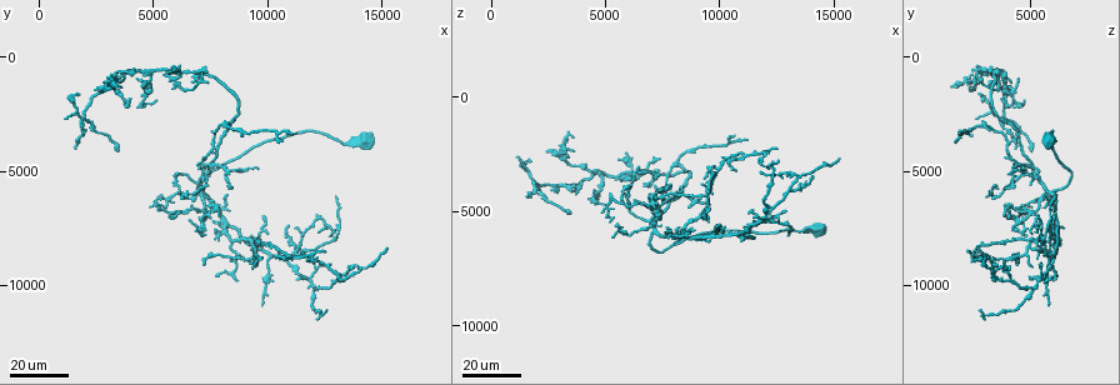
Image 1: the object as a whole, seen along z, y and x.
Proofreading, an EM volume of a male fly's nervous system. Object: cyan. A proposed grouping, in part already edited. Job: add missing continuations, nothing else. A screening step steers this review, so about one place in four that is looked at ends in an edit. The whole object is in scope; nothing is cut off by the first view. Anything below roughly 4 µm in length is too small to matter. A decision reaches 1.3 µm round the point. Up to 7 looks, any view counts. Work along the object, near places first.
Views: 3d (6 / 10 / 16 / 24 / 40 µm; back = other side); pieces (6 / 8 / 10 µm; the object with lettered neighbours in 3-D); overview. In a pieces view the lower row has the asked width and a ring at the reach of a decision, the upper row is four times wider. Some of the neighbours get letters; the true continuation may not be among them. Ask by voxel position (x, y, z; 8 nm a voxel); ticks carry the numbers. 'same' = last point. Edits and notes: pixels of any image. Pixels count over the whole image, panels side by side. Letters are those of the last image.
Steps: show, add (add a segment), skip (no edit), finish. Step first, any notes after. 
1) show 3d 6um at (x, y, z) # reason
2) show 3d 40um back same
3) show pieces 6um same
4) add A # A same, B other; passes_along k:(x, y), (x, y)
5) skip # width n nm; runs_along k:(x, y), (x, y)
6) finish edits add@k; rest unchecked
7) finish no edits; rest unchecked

show 3d 24um at (13100, 6100, 6000) # an open end

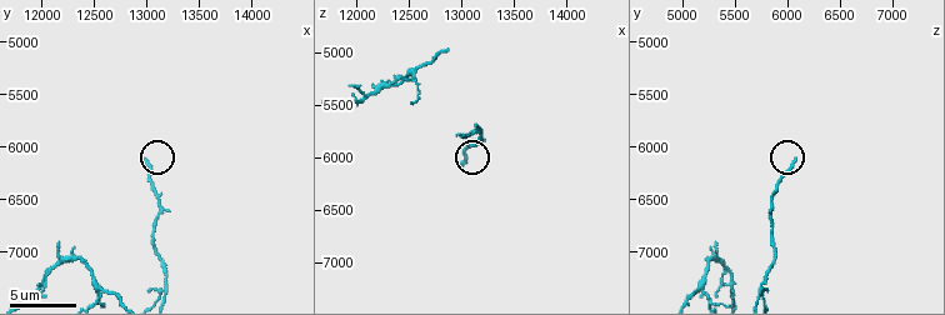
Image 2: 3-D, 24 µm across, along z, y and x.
show pieces 10um at (13000, 6120, 6060)

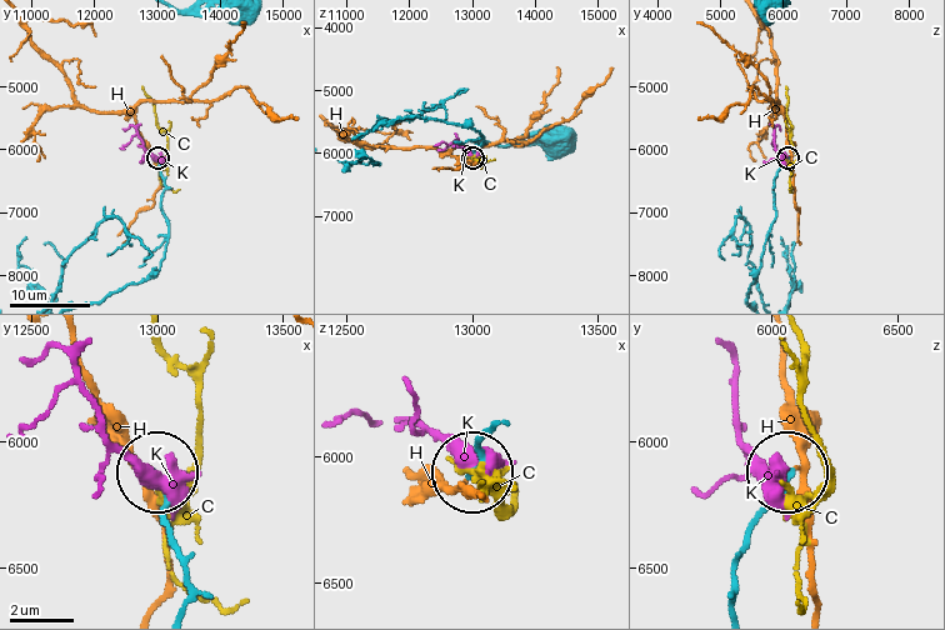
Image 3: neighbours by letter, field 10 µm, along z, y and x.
skip # width 180 nm; C other, H other, K other; runs_along 3:(184, 603), (186, 563), (154, 476); no lettered segment goes on from it

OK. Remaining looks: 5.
show 3d 16um at (8600, 5000, 4900) # branch stops here

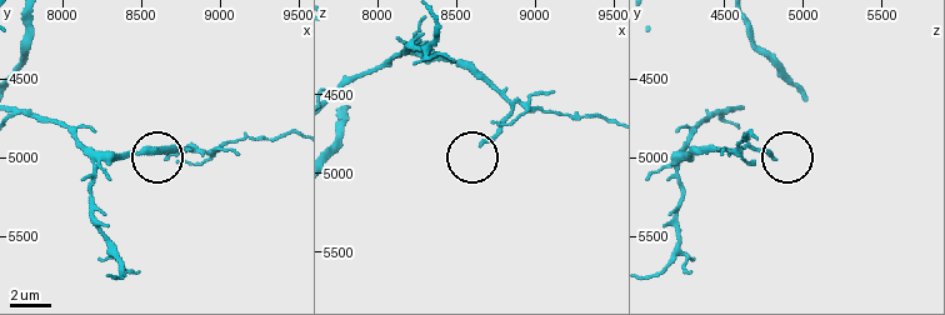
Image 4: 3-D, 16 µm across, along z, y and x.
show pieces 8um at (8660, 4980, 4820)

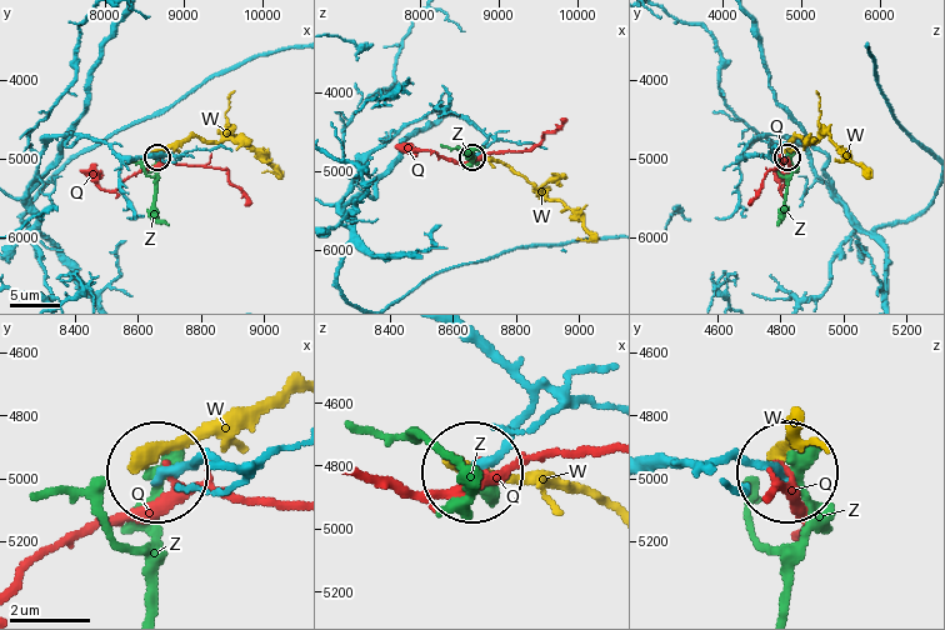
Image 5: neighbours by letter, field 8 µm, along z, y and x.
skip # Q other, W other, Z other; runs_along 5:(659, 470), (749, 460), (776, 470); none of them fits

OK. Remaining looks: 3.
show 3d 24um at (8400, 5700, 4000)

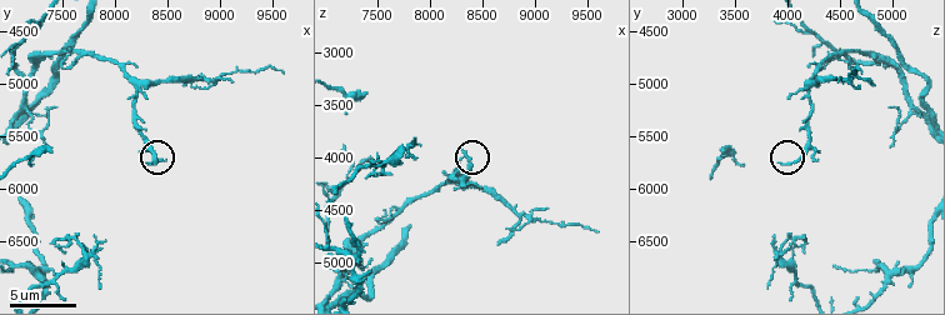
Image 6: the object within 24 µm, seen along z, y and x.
show pieces 8um at (8300, 5740, 3940) # see the neighbours

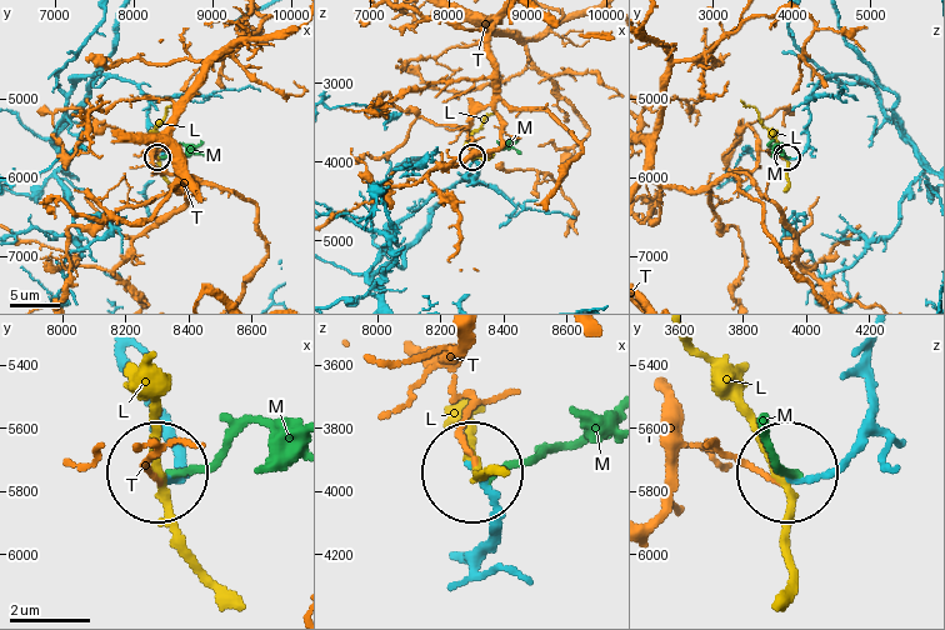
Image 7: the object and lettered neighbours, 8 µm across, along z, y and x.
skip # L other, M other, T other; none of them fits

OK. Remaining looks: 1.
finish no edits; rest unchecked

